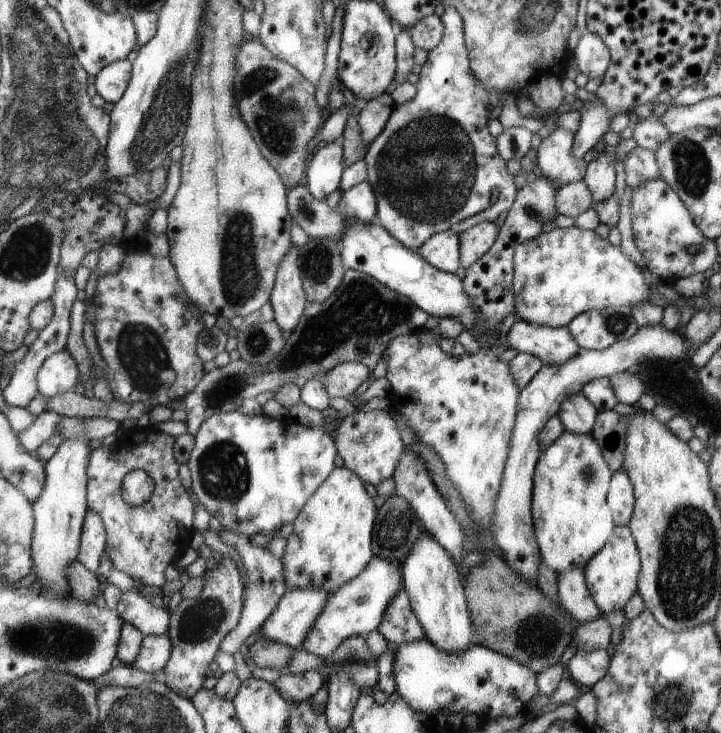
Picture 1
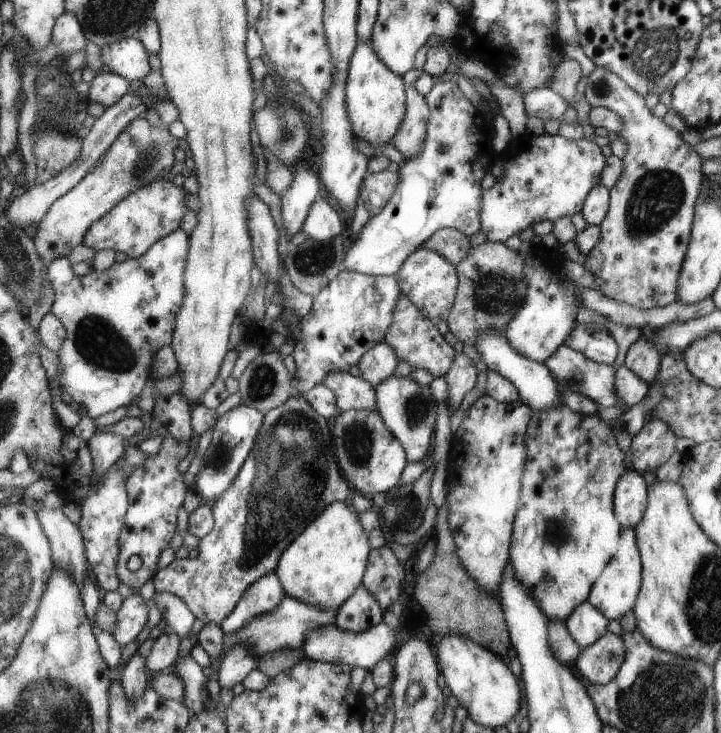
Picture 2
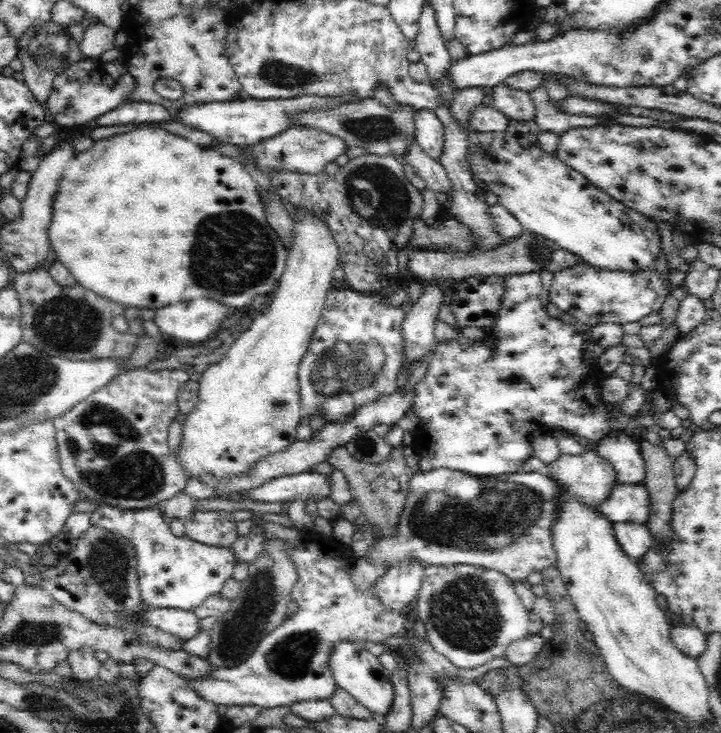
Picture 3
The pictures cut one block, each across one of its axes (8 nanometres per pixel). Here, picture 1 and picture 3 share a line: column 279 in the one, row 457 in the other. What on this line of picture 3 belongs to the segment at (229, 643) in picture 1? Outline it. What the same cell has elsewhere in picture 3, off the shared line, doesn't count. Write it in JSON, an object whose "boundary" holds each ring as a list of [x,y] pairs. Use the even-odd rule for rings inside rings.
{"boundary":[[[594,449],[583,451],[578,455],[560,453],[554,462],[546,463],[546,468],[549,476],[558,484],[563,484],[565,488],[568,488],[568,493],[572,497],[576,497],[581,504],[589,506],[591,510],[598,510],[598,506],[612,495],[613,488],[617,484],[616,471]]]}

